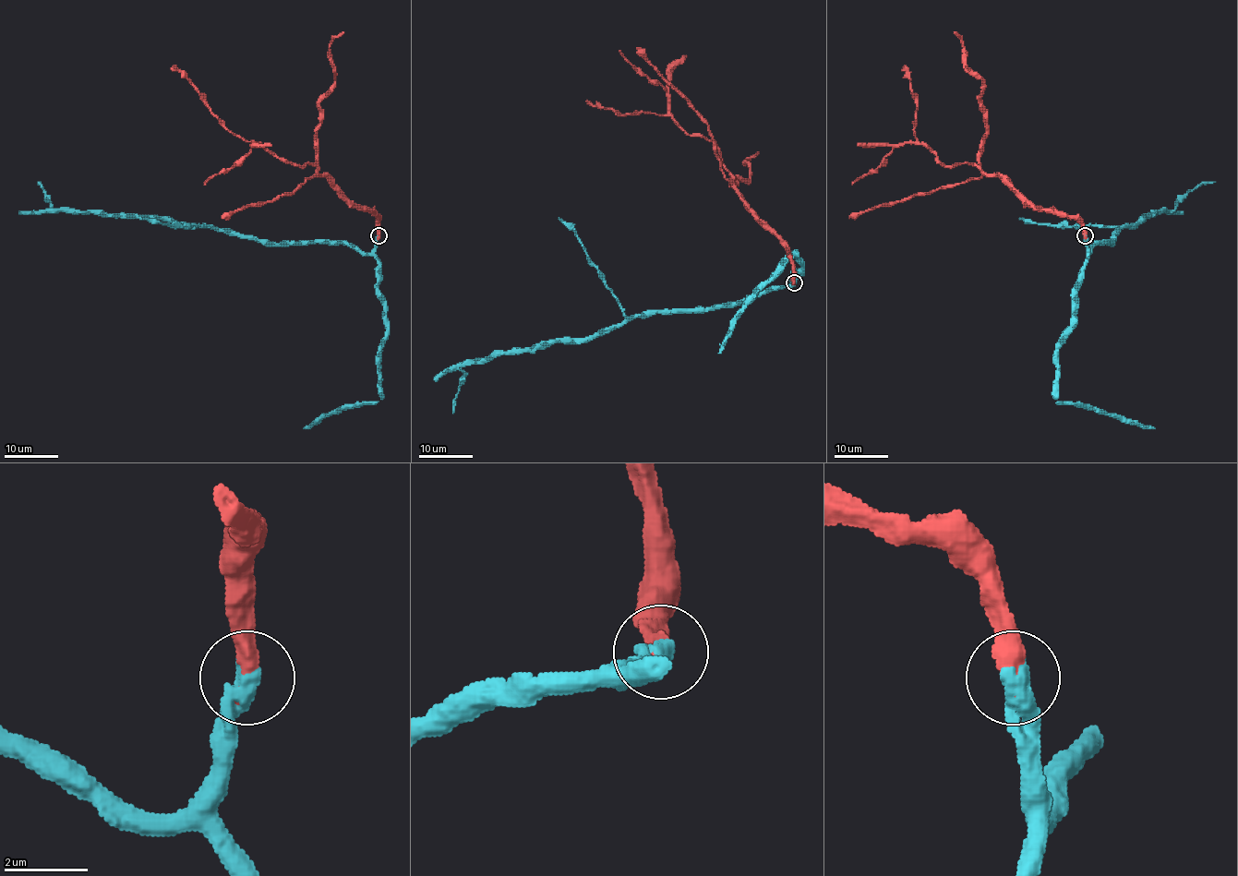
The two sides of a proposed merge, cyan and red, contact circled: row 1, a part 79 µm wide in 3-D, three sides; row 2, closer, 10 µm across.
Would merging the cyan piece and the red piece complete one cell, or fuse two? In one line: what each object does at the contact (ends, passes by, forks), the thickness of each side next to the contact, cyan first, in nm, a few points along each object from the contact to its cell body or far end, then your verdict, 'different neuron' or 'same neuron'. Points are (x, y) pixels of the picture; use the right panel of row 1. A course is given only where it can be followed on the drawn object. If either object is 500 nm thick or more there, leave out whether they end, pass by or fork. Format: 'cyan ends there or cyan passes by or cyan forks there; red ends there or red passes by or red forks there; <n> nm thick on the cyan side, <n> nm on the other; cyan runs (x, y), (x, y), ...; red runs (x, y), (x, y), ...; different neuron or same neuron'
480 nm thick on the cyan side, 550 nm on the other; cyan runs (1085, 235), (1089, 253), (1097, 244), (1111, 244), (1123, 227), (1153, 212), (1171, 211), (1188, 192), (1215, 182); red runs (1085, 235), (1075, 218), (1036, 210), (998, 176), (968, 163), (943, 164), (918, 141), (916, 96), (903, 67); same neuron

